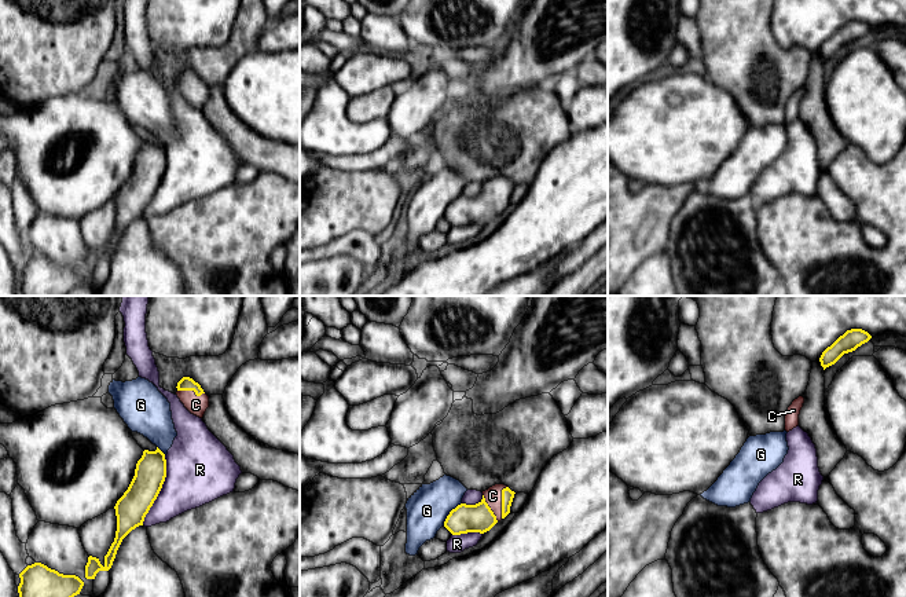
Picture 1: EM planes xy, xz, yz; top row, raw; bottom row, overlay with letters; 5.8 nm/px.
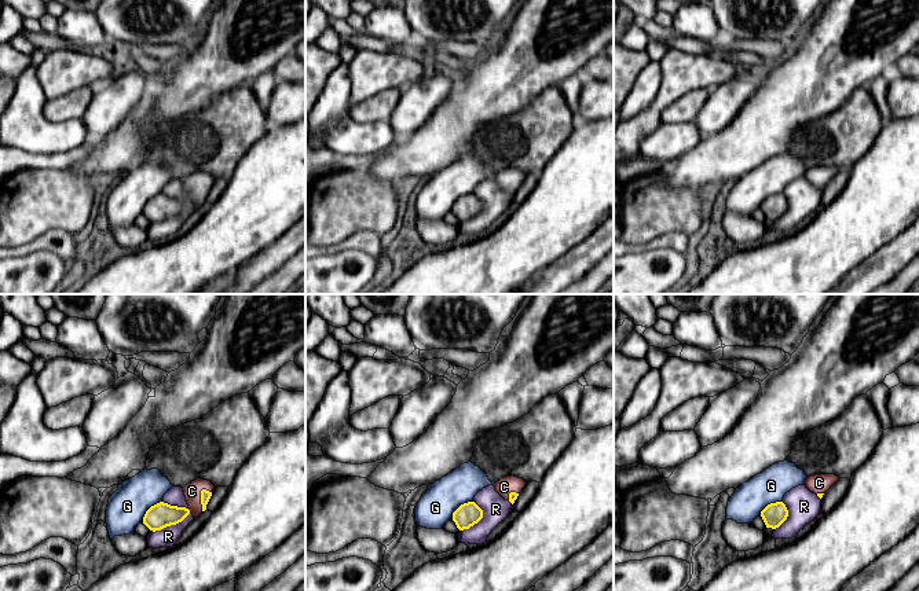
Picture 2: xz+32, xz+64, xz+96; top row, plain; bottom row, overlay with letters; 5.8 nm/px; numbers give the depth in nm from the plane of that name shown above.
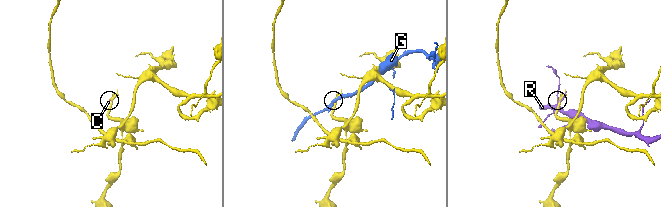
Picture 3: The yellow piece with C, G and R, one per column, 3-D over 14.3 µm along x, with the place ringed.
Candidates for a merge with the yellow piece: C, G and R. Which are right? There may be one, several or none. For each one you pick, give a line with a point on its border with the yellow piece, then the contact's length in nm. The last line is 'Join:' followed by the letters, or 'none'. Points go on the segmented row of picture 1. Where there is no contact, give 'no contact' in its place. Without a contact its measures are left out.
C: xz (502, 502) | 190 nm
Join: C

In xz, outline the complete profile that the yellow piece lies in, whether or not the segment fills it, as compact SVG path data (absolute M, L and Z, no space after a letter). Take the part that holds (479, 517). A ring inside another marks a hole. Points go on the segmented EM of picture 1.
M495 484L483 491L483 499L478 503L461 503L452 509L444 521L444 527L452 535L484 534L510 513L514 494L507 486Z

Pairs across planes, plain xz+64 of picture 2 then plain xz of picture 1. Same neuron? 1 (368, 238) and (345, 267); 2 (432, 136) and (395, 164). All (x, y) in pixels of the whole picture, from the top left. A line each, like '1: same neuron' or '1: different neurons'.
1: different neurons
2: same neuron

